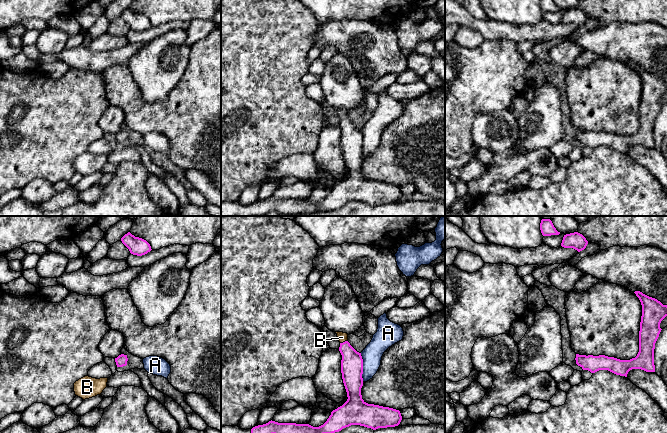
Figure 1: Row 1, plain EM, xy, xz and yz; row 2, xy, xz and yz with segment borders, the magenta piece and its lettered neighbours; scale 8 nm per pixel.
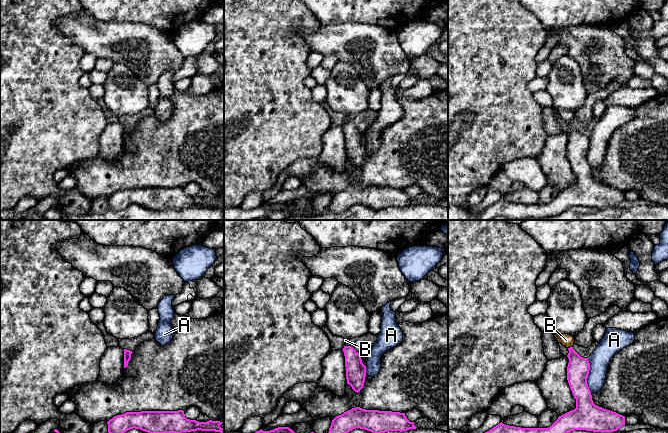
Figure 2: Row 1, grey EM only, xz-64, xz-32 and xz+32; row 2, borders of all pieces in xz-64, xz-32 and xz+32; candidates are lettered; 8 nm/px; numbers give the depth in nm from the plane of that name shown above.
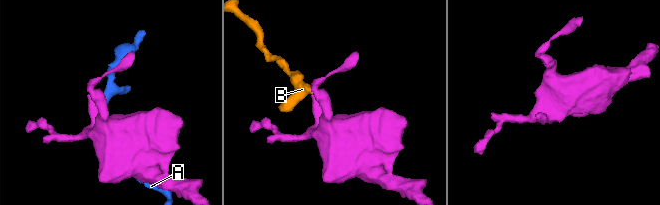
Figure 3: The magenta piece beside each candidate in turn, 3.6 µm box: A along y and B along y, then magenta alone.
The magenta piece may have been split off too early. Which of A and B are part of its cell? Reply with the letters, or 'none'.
B

